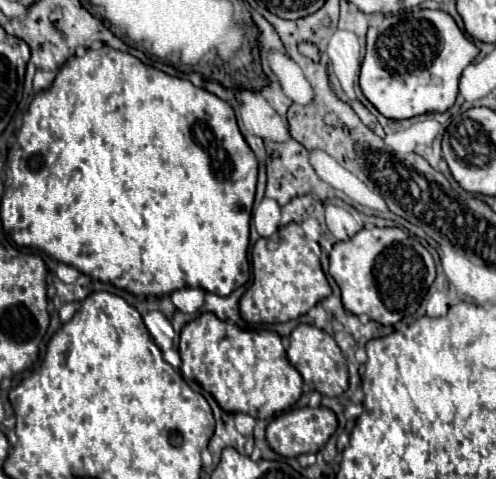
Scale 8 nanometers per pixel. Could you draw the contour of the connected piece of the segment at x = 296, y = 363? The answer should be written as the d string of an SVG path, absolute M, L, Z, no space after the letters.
M300 323L292 335L290 335L290 347L288 347L288 359L292 367L304 377L304 381L320 391L322 395L336 397L348 389L348 369L346 369L346 357L342 355L336 341L324 331L314 325Z

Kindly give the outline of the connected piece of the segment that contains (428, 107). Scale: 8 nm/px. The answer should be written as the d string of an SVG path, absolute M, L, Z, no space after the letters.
M416 7L414 11L388 15L380 25L372 25L368 29L368 45L360 71L360 87L364 97L388 119L410 119L424 113L444 113L456 101L458 79L462 71L478 57L478 53L478 47L464 37L456 21L444 11L422 11Z

